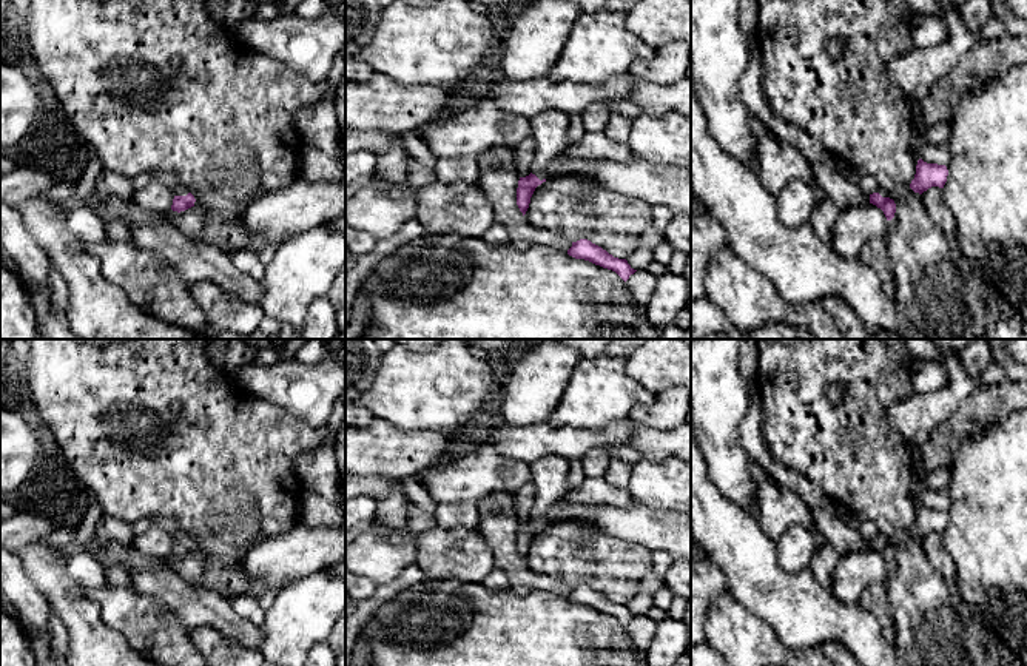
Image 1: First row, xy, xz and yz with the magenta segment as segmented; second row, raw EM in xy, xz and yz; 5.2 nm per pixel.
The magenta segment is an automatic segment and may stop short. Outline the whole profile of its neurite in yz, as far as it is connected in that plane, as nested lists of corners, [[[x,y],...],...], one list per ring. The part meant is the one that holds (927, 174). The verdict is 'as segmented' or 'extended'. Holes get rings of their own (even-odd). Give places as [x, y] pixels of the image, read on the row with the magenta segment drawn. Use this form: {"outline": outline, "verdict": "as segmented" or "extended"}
{"outline": [[[919,159],[916,165],[916,174],[910,183],[910,188],[919,194],[922,194],[931,187],[944,188],[947,176],[948,170],[945,165],[927,163],[922,159]]], "verdict": "as segmented"}

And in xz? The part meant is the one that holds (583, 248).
{"outline": [[[580,239],[572,242],[572,247],[567,250],[567,254],[575,259],[584,259],[603,268],[615,271],[625,282],[634,274],[634,270],[626,259],[618,259],[609,254],[601,247],[592,244],[588,239]]], "verdict": "as segmented"}

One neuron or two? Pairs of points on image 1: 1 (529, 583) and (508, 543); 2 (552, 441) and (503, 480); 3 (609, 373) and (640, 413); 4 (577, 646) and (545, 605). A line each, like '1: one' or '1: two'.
1: one
2: two
3: two
4: one

